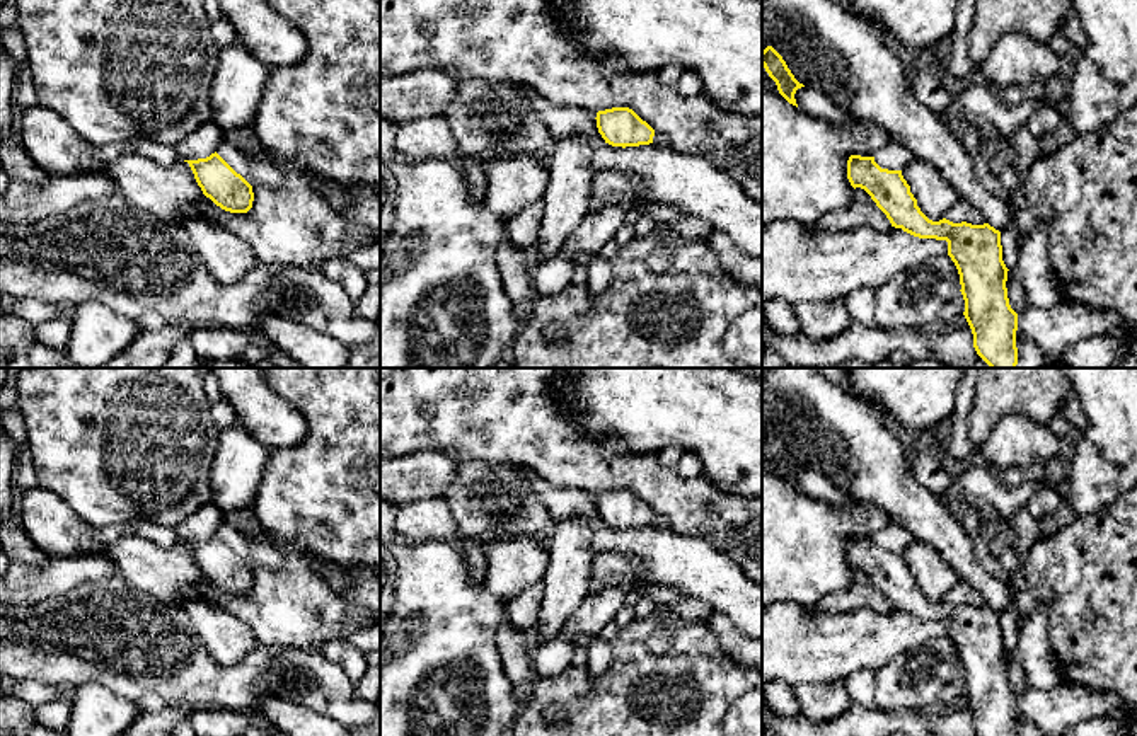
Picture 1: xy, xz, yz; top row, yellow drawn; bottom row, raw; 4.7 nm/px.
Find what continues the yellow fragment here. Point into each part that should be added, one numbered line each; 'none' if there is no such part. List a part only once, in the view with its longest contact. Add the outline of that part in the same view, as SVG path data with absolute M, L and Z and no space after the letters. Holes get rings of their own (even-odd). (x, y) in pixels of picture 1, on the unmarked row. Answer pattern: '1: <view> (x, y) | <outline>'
none

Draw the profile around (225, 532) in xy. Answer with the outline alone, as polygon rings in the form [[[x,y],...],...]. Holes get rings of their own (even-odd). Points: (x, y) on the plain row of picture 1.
[[[222,521],[218,525],[216,535],[237,554],[240,555],[252,569],[259,566],[249,550],[247,538],[242,537],[232,525]]]

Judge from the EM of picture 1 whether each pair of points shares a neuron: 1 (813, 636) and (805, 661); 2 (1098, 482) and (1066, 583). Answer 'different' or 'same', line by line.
1: same
2: different

